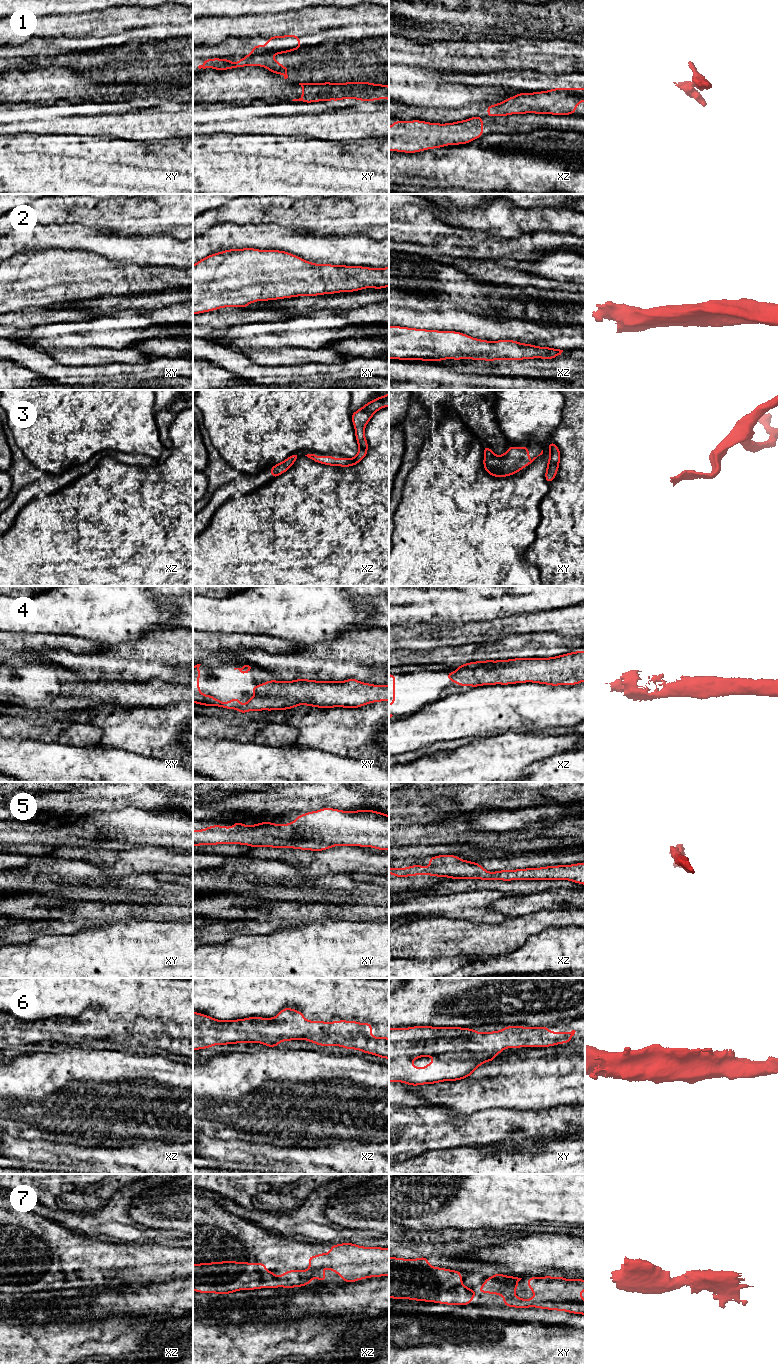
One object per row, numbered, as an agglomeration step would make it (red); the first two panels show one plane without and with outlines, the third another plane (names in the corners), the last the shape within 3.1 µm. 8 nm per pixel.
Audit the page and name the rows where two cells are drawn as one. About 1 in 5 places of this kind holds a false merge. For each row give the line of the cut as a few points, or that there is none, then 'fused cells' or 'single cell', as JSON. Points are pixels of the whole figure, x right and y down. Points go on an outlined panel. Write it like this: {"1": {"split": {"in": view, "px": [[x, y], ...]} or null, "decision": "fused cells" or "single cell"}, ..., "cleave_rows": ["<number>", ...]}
{"1": {"split": {"in": "xz", "px": [[471, 117], [482, 118]]}, "decision": "fused cells"}, "2": {"split": null, "decision": "single cell"}, "3": {"split": null, "decision": "single cell"}, "4": {"split": null, "decision": "single cell"}, "5": {"split": null, "decision": "single cell"}, "6": {"split": null, "decision": "single cell"}, "7": {"split": null, "decision": "single cell"}, "cleave_rows": ["1"]}

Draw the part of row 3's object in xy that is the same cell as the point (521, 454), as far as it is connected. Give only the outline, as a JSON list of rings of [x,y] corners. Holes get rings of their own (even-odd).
[[[484,445],[483,447],[483,451],[484,451],[484,459],[483,459],[483,466],[485,471],[493,476],[493,477],[507,477],[507,476],[511,476],[513,474],[516,474],[518,472],[521,471],[522,468],[526,468],[529,464],[531,464],[538,456],[543,454],[543,450],[541,451],[541,453],[537,456],[534,457],[532,460],[529,458],[529,446],[525,446],[525,447],[519,447],[519,446],[510,446],[506,452],[503,455],[497,456],[488,446]]]

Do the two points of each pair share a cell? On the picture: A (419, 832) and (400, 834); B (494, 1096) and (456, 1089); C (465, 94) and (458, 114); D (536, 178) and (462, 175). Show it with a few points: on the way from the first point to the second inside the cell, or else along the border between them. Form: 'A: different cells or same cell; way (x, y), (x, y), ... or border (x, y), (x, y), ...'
A: same cell; way (414, 834), (405, 834)
B: same cell; way (485, 1093), (465, 1093)
C: different cells; border (483, 104), (468, 104), (460, 107), (436, 107)
D: same cell; way (518, 175), (480, 175)

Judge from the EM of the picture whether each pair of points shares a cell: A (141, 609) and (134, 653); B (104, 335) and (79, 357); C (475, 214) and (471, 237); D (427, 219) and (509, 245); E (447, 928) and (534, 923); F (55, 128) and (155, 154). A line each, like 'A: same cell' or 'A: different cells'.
A: different cells
B: different cells
C: different cells
D: same cell
E: same cell
F: different cells

